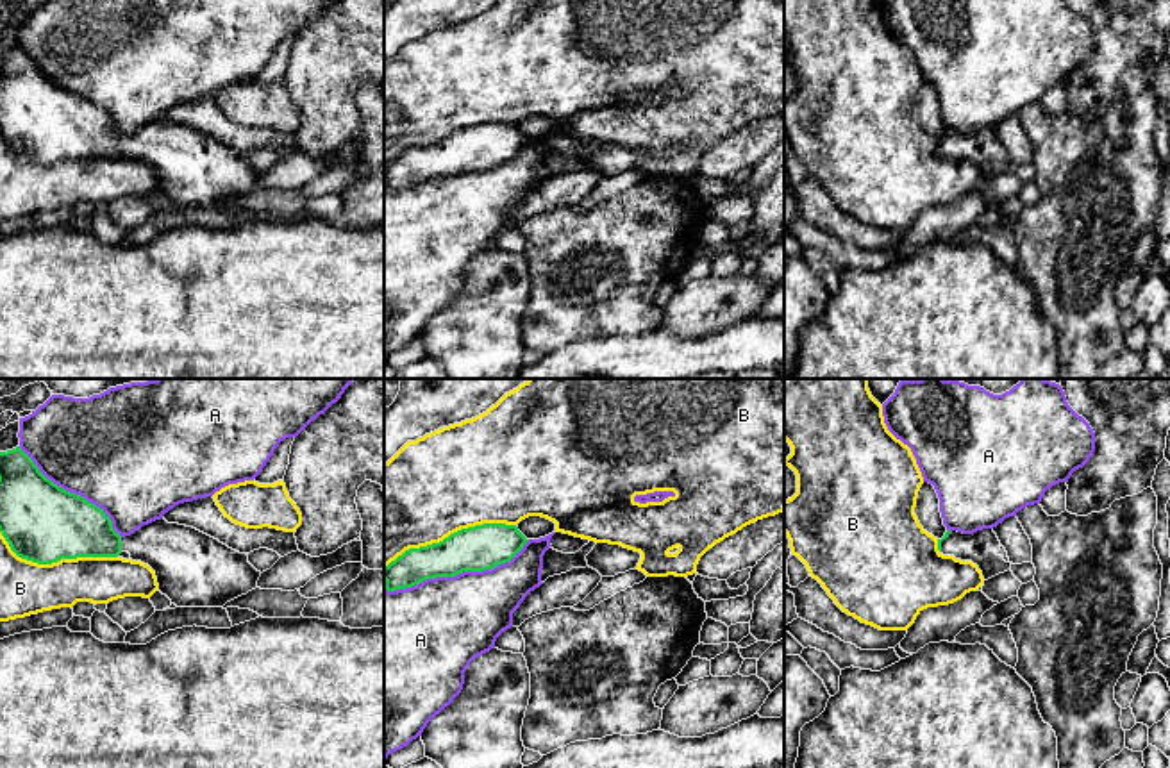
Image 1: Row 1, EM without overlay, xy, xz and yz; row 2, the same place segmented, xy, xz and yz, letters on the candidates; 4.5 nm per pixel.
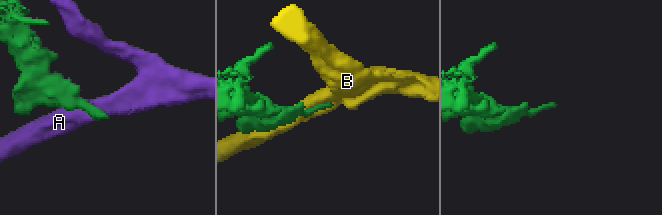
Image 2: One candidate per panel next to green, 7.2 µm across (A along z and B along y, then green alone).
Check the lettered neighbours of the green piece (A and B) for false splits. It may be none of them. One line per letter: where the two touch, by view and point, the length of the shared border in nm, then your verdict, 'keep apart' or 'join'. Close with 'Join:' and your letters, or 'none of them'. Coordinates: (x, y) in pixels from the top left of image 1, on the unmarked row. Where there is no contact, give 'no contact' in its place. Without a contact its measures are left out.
A: meets green in xz at (458, 174); contact 700 nm long; keep apart
B: meets green in xz at (451, 134); contact 600 nm long; keep apart
Join: none of them

